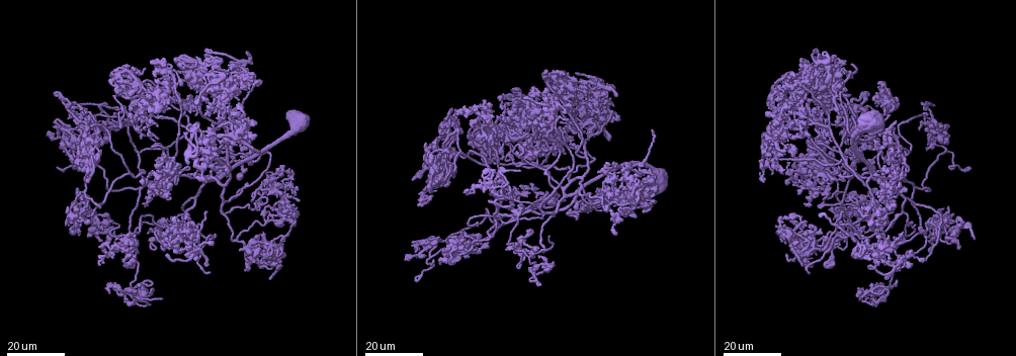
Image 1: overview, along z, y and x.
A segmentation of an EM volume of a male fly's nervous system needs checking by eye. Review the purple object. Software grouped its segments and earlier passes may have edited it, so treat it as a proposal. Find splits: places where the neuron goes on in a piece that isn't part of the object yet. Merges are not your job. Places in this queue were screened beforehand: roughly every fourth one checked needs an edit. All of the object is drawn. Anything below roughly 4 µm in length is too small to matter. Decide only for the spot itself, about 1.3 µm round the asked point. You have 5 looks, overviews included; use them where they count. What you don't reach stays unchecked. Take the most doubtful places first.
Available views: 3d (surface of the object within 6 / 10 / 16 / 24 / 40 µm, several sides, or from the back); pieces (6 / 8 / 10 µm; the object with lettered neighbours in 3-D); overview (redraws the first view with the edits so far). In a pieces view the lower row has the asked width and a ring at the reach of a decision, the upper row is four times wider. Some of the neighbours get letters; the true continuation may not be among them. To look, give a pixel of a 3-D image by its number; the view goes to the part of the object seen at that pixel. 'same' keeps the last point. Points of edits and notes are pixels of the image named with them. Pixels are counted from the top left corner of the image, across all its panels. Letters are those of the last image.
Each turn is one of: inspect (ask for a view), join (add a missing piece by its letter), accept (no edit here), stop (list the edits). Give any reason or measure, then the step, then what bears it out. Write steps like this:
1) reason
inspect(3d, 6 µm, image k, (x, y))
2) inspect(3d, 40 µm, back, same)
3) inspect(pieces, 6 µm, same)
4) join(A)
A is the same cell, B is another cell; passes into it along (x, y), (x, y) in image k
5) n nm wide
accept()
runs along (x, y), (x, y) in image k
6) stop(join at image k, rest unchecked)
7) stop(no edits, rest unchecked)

branch stops here
inspect(3d, 16 µm, image 1, (210, 271))

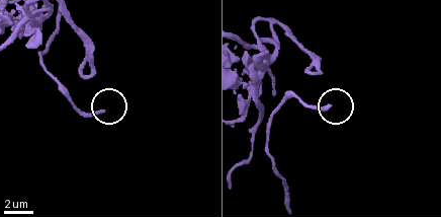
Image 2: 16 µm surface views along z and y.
what lies round it
inspect(pieces, 10 µm, image 2, (328, 106))

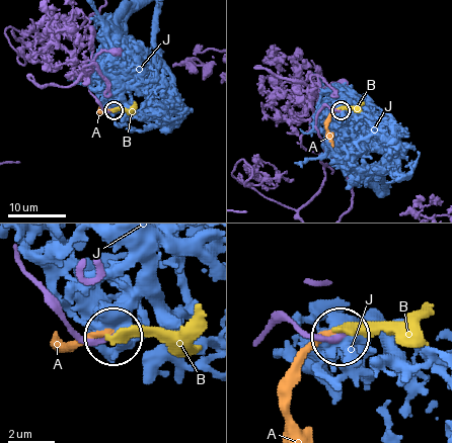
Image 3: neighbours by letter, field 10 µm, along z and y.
accept()
A, B and J are other cells; runs along (260, 339), (284, 321), (324, 339), (341, 339) in image 3; no lettered piece goes on from it

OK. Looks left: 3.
an open end
inspect(3d, 16 µm, image 1, (548, 237))

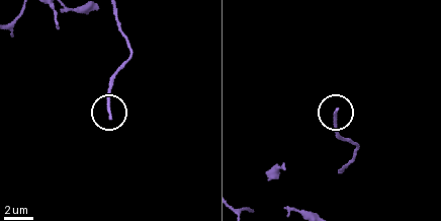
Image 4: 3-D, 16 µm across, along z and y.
inspect(pieces, 8 µm, image 4, (110, 118))

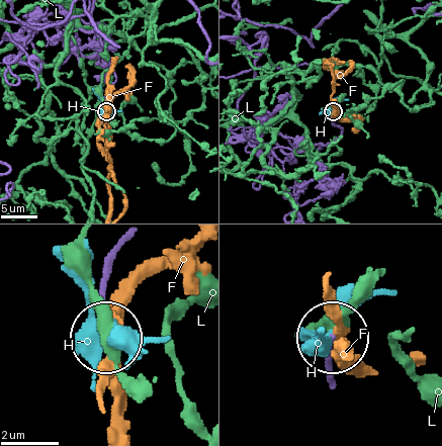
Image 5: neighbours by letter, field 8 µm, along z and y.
170 nm wide
accept()
F, H and L are other cells; none of them fits

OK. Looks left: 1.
stop(no edits, rest unchecked)

